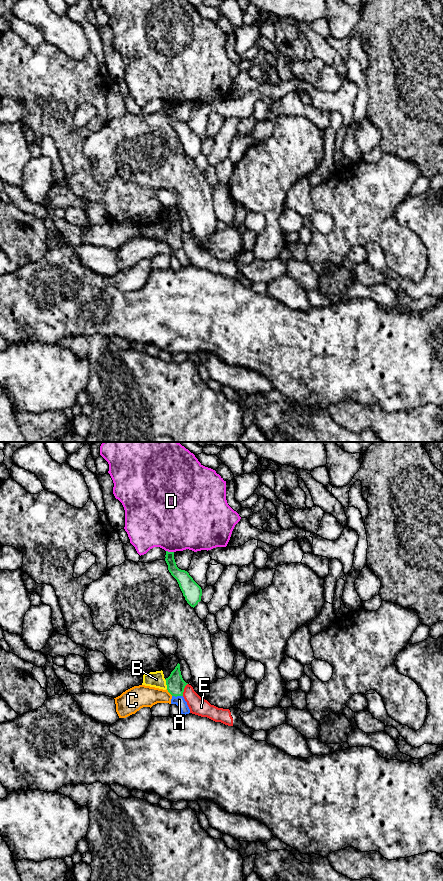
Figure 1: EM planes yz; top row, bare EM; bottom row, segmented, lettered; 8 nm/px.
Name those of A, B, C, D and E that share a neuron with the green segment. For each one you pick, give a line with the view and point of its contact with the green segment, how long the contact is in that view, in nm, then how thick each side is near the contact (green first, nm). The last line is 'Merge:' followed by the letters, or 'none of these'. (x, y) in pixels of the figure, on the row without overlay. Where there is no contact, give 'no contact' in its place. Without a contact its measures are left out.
Merge: none of these

